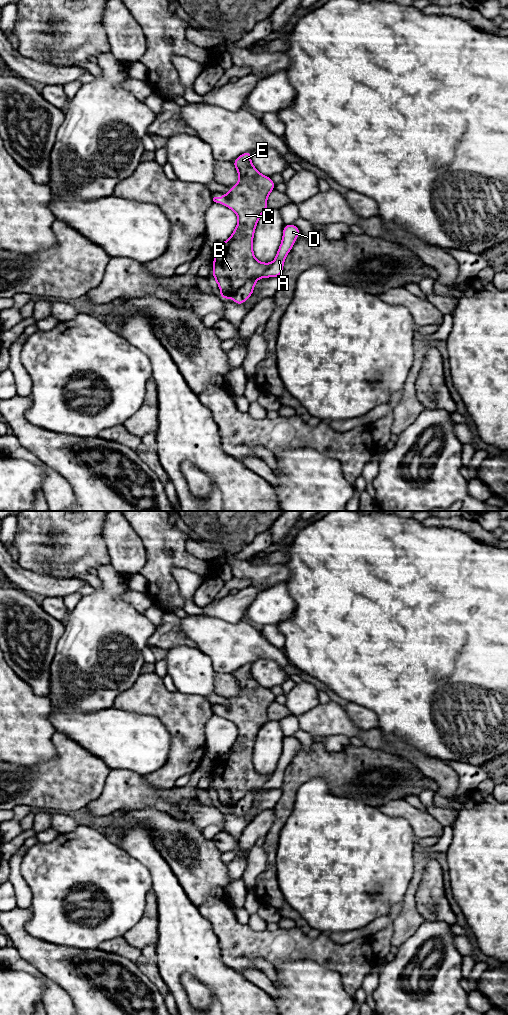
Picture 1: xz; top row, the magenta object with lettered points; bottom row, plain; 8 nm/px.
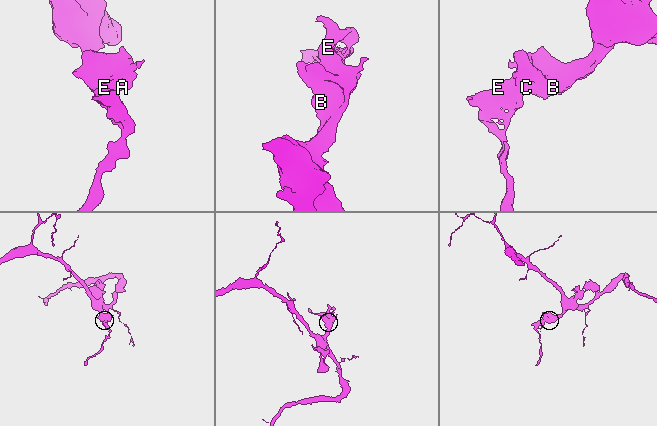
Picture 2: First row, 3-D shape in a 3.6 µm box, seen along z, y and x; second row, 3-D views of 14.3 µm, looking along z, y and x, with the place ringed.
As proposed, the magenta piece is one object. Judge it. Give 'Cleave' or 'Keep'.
Cleave

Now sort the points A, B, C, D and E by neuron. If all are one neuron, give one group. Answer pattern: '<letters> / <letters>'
A D / B C E

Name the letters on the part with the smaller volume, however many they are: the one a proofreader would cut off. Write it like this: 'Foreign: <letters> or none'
Foreign: B, C, E

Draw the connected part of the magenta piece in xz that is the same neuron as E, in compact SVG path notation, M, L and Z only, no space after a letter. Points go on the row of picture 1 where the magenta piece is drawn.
M247 151L233 160L239 174L239 182L230 188L222 197L214 197L213 201L232 209L238 217L238 224L232 235L217 248L213 258L213 271L215 281L222 293L231 295L244 284L255 277L260 277L270 267L270 263L259 262L253 254L253 236L260 216L268 209L267 197L275 189L271 177L262 175L251 163L252 151Z

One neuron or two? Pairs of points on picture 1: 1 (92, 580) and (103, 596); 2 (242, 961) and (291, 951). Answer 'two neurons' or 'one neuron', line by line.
1: two neurons
2: one neuron

